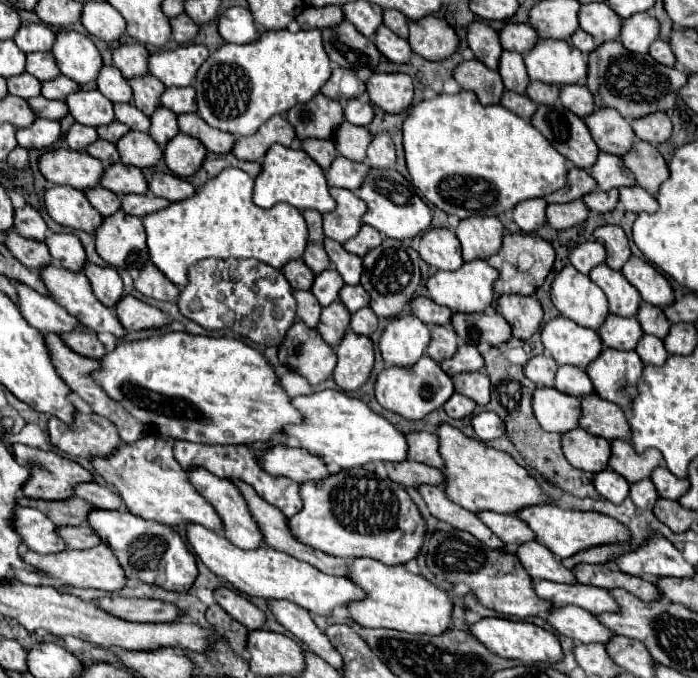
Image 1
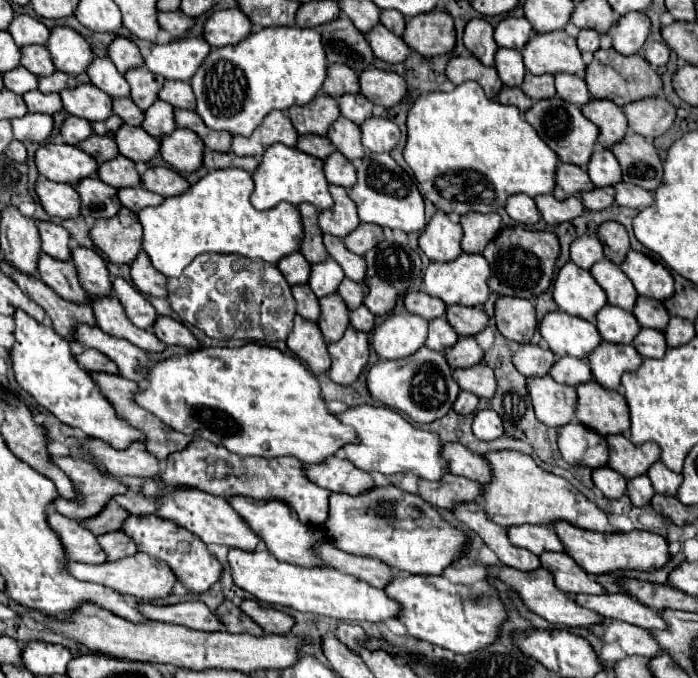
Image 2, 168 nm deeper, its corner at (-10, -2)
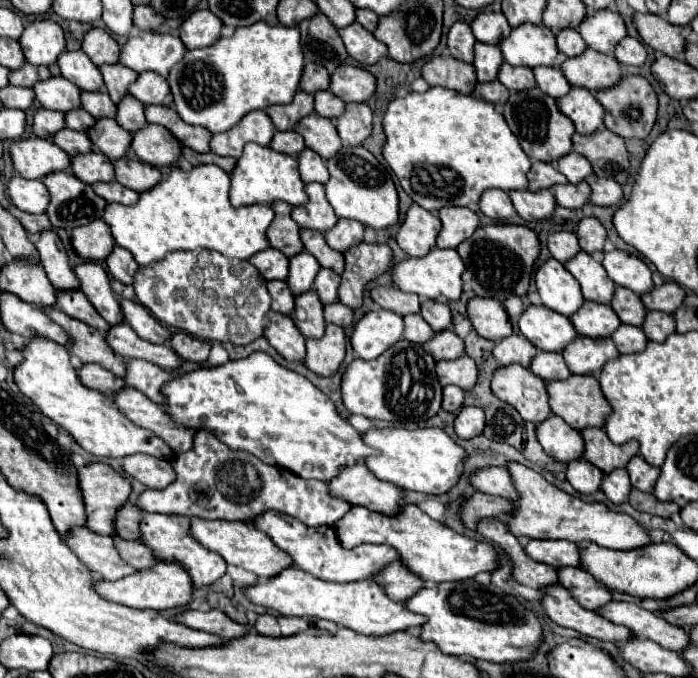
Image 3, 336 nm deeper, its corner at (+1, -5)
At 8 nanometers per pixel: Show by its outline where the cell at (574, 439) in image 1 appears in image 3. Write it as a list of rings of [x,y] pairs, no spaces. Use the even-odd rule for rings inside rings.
[[[550,415],[548,419],[536,425],[536,437],[542,449],[556,461],[570,463],[572,459],[582,457],[584,451],[582,435],[568,427],[568,423],[564,423],[556,415]]]

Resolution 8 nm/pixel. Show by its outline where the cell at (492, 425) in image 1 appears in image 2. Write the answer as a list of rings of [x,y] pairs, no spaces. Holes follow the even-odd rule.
[[[479,410],[473,420],[473,434],[479,440],[497,440],[505,434],[503,422],[493,410]]]

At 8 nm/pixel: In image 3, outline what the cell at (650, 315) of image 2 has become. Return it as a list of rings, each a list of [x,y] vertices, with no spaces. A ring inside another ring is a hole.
[[[616,287],[610,307],[616,311],[616,315],[622,323],[636,325],[636,327],[642,325],[644,315],[646,315],[646,307],[644,307],[642,299],[626,287]]]

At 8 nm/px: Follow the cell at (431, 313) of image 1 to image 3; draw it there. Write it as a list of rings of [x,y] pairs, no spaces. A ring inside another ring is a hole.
[[[374,287],[370,291],[370,297],[388,311],[394,311],[398,315],[408,315],[408,313],[418,313],[420,311],[420,301],[412,293],[404,293],[396,287]]]

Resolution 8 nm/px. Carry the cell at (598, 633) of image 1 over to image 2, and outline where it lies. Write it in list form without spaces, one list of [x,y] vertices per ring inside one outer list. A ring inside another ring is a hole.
[[[603,620],[603,624],[599,626],[603,628],[603,634],[595,634],[595,636],[605,644],[607,642],[619,644],[621,650],[629,656],[637,654],[637,656],[651,658],[661,652],[661,646],[651,638],[651,634],[645,628],[619,620]]]

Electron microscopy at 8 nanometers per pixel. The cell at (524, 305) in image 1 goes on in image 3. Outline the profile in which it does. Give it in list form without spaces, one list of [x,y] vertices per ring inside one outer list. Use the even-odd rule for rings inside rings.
[[[472,297],[468,301],[468,319],[484,339],[504,339],[512,333],[512,325],[500,301],[488,297]]]

